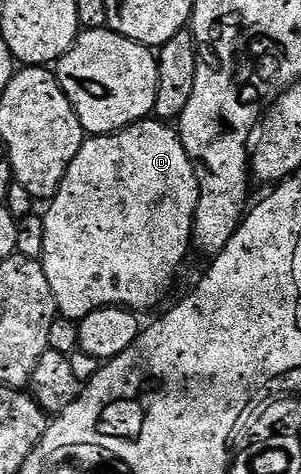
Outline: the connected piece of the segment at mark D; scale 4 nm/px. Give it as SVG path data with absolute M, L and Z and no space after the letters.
M144 120L126 126L115 134L91 136L84 141L77 156L73 156L73 164L69 164L59 190L54 198L50 199L51 214L42 215L45 224L45 248L41 261L45 276L49 276L49 288L53 288L56 311L62 317L78 320L89 316L89 312L106 306L122 306L136 312L144 312L143 310L157 305L166 296L167 289L170 288L171 281L174 280L175 273L178 272L179 265L187 254L187 249L192 249L195 209L199 203L199 181L195 175L195 166L191 162L191 157L185 152L183 141L172 127L170 130L167 126L170 125L163 120Z

